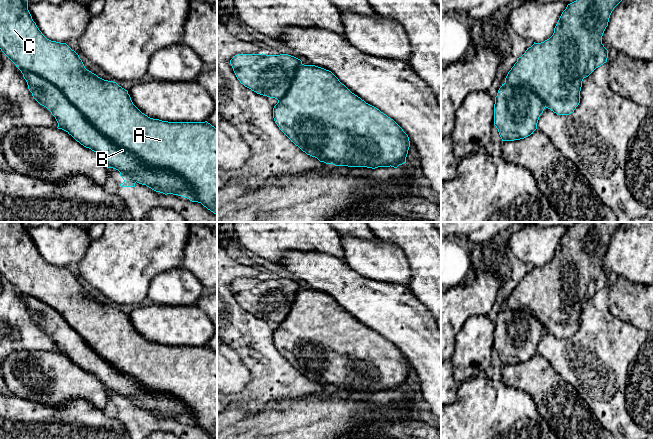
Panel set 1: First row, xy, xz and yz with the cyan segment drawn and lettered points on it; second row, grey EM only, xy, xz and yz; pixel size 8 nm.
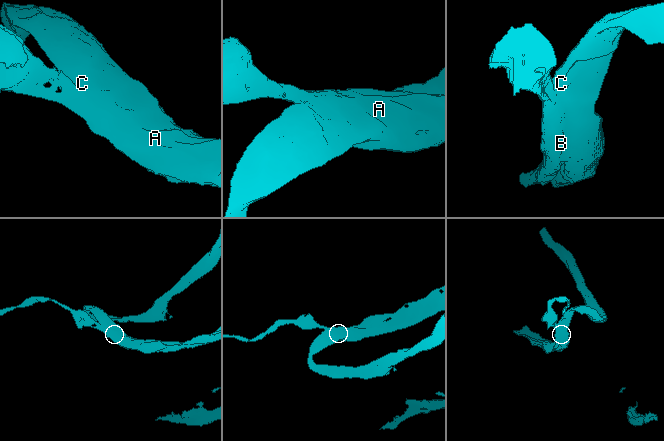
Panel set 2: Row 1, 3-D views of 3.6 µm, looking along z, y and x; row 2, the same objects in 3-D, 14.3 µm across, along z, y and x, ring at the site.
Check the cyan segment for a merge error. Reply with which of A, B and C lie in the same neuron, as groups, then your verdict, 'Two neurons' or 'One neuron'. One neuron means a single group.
Groups: A B C. One neuron

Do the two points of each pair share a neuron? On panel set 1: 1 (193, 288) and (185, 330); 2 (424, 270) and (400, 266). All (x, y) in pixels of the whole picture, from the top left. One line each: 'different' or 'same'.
1: different
2: different

